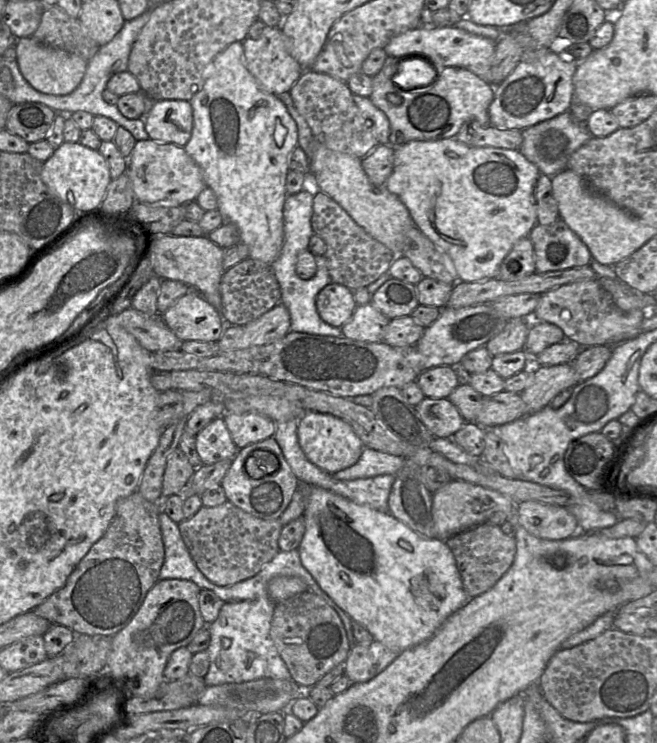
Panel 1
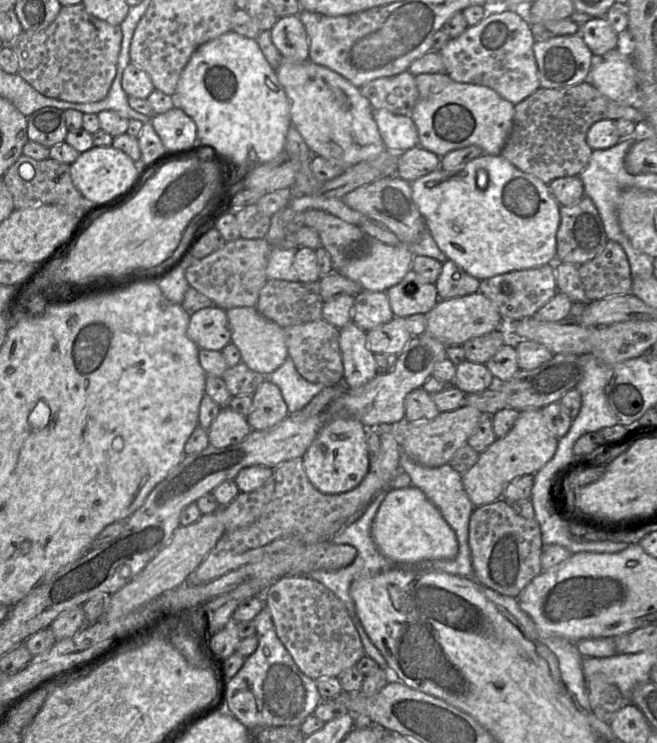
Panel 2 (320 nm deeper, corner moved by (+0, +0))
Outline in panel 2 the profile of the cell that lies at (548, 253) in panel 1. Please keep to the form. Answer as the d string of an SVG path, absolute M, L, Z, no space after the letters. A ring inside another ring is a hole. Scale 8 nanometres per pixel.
M583 196L572 206L560 206L560 225L556 233L556 262L582 265L599 255L607 240L600 214L589 197Z

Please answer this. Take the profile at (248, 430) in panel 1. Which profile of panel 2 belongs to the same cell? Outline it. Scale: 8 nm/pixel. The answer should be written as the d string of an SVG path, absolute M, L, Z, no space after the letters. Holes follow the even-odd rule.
M265 379L252 394L252 407L246 416L252 430L268 430L289 416L287 404L277 385Z

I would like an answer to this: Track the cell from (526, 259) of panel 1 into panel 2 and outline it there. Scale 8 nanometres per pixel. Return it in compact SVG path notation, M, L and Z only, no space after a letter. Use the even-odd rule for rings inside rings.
M556 263L545 264L538 268L512 271L481 280L479 292L498 307L504 322L532 317L558 292L556 286Z

